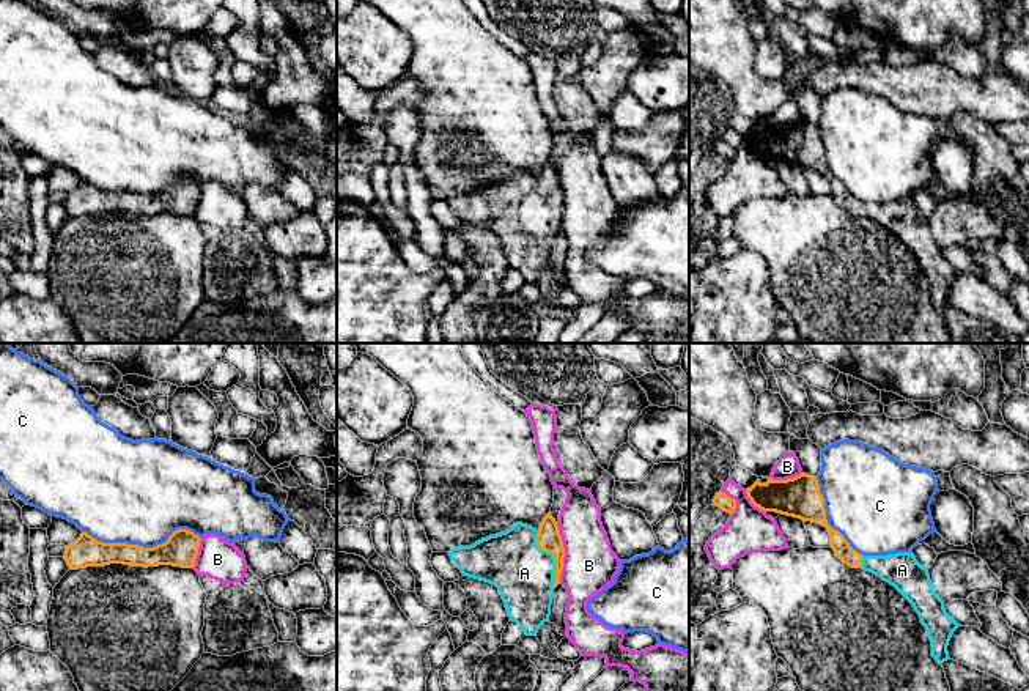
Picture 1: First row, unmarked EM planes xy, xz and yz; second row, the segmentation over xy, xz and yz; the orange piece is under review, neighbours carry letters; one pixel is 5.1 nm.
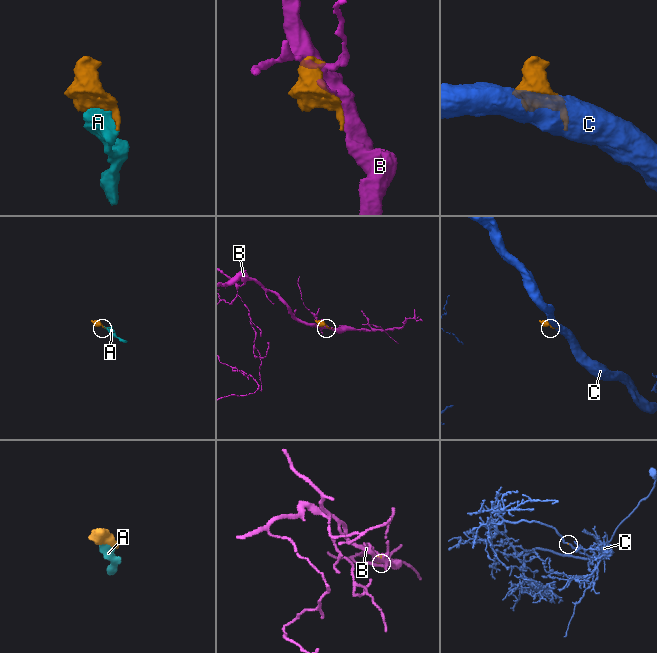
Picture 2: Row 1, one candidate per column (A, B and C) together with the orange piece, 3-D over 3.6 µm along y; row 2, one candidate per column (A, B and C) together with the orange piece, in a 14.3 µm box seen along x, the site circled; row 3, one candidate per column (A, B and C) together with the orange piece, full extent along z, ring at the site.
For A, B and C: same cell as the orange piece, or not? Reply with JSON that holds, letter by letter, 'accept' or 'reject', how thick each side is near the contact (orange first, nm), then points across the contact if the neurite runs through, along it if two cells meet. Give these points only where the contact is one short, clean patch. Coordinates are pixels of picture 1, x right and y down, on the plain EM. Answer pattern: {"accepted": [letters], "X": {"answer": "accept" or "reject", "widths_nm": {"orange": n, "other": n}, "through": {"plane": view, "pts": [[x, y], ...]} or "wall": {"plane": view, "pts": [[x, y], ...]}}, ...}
{"accepted": ["A"], "A": {"answer": "accept", "widths_nm": {"orange": 120, "other": 300}}, "B": {"answer": "reject", "widths_nm": {"orange": 120, "other": 280}}, "C": {"answer": "reject", "widths_nm": {"orange": 170, "other": 480}}}

